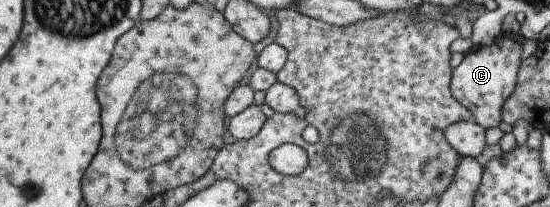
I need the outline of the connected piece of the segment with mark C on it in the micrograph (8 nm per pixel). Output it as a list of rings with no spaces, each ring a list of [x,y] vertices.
[[[500,33],[493,45],[473,49],[463,58],[462,63],[452,72],[450,90],[452,96],[473,115],[474,121],[486,130],[498,126],[503,104],[516,86],[521,62],[524,39],[518,34]]]

